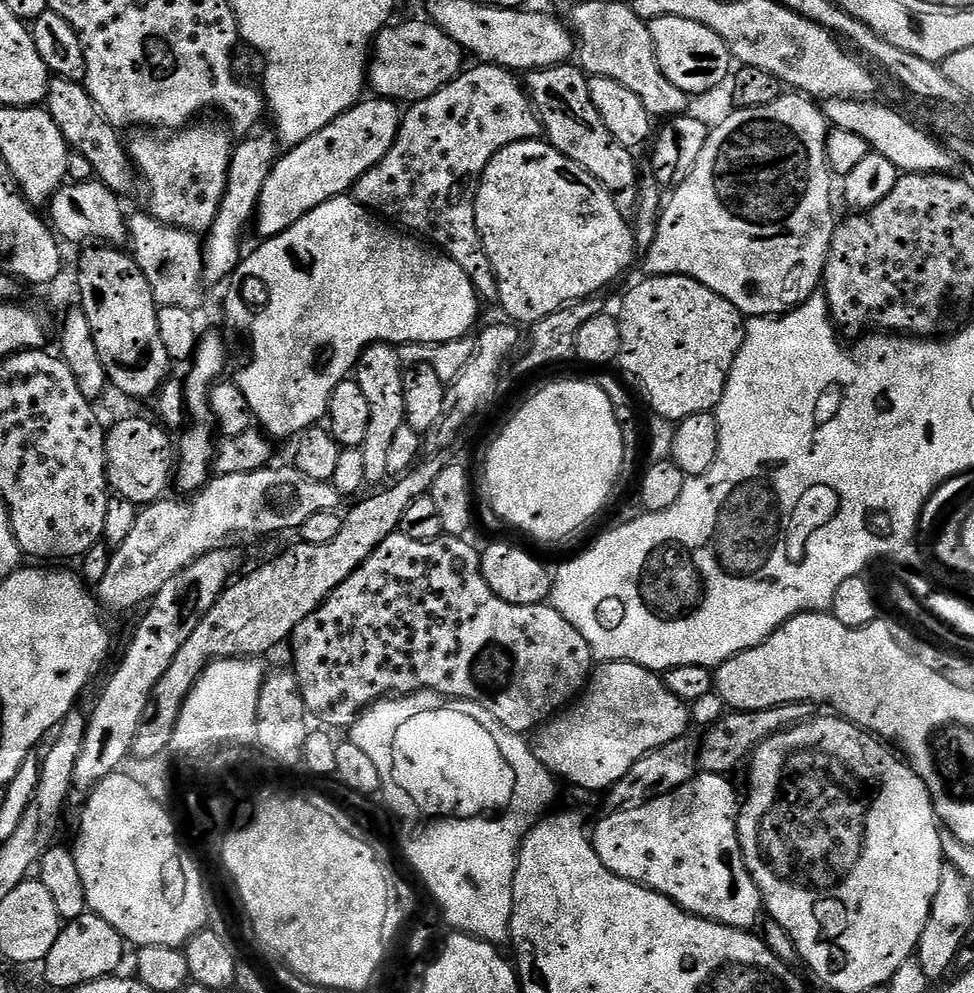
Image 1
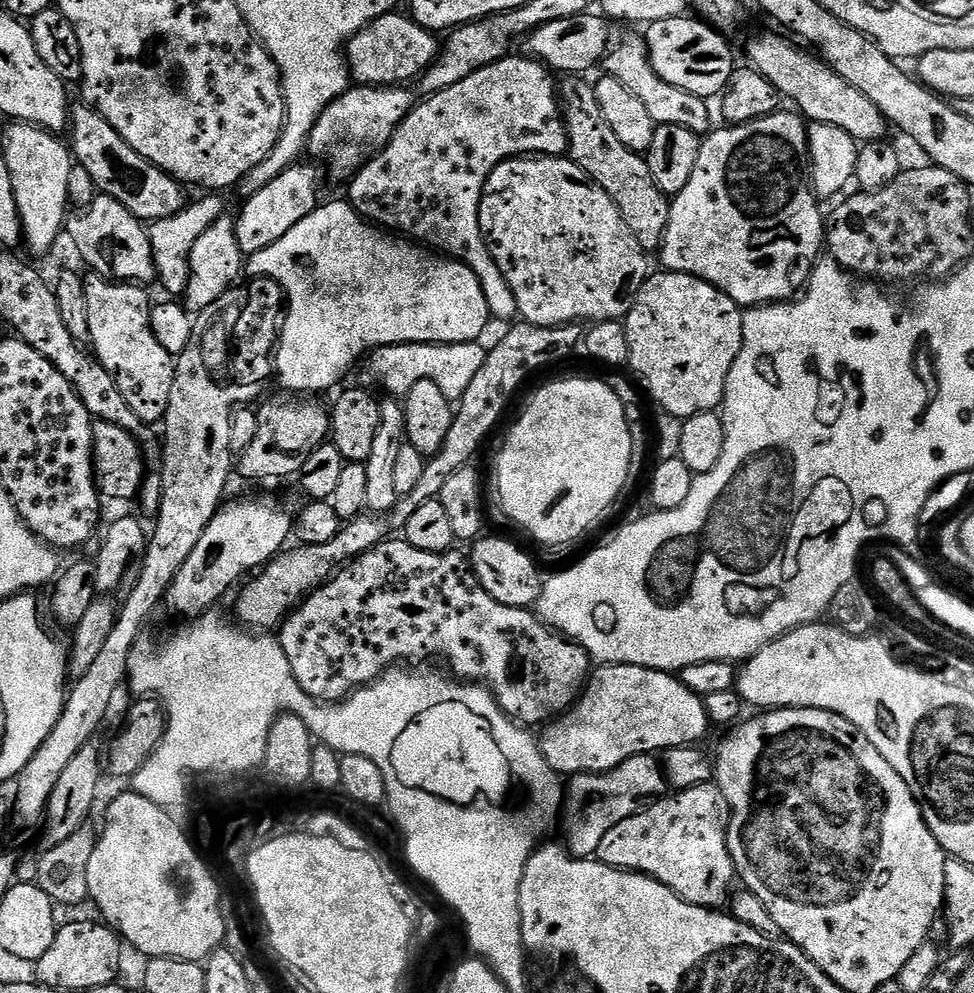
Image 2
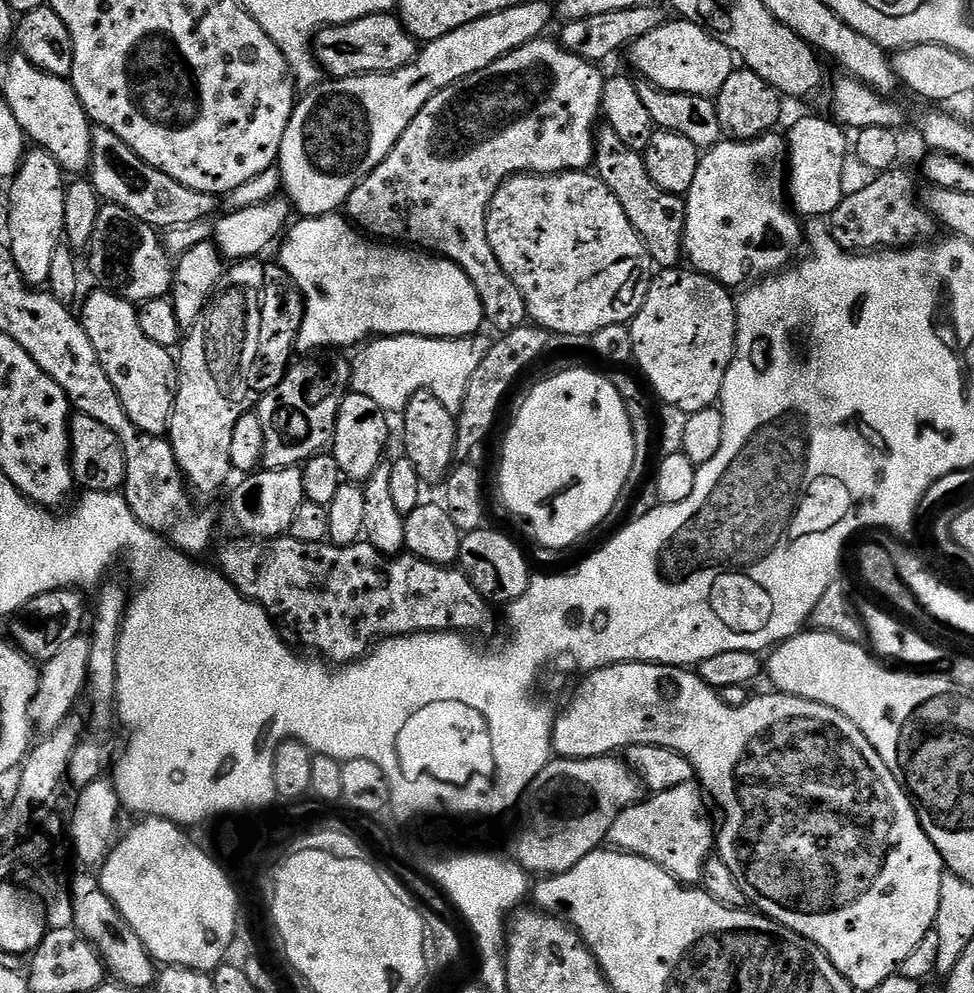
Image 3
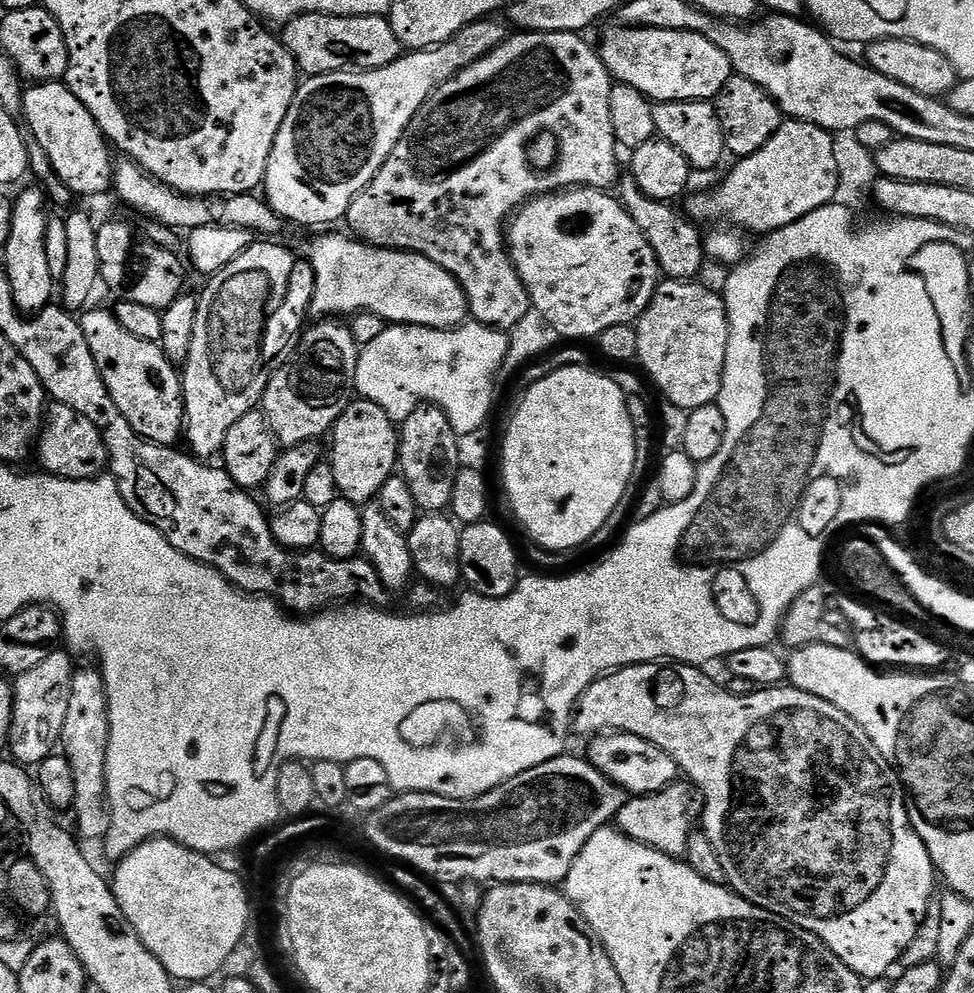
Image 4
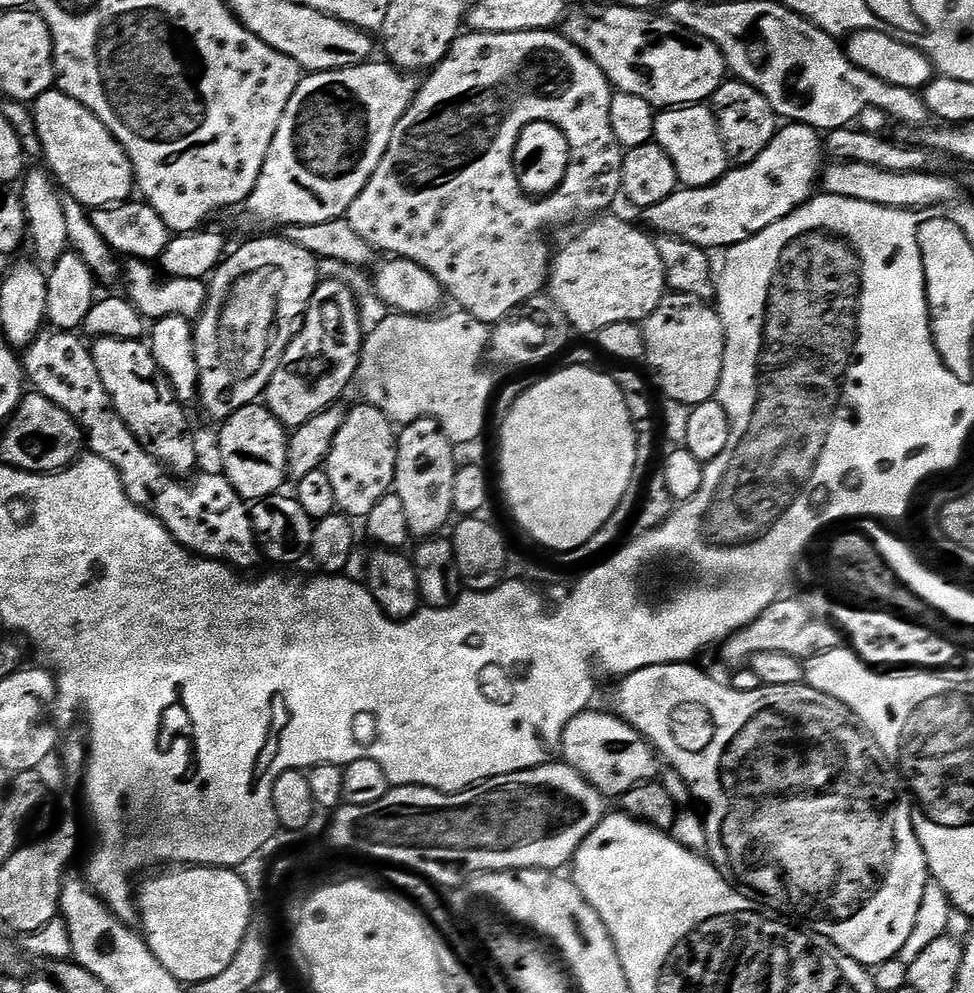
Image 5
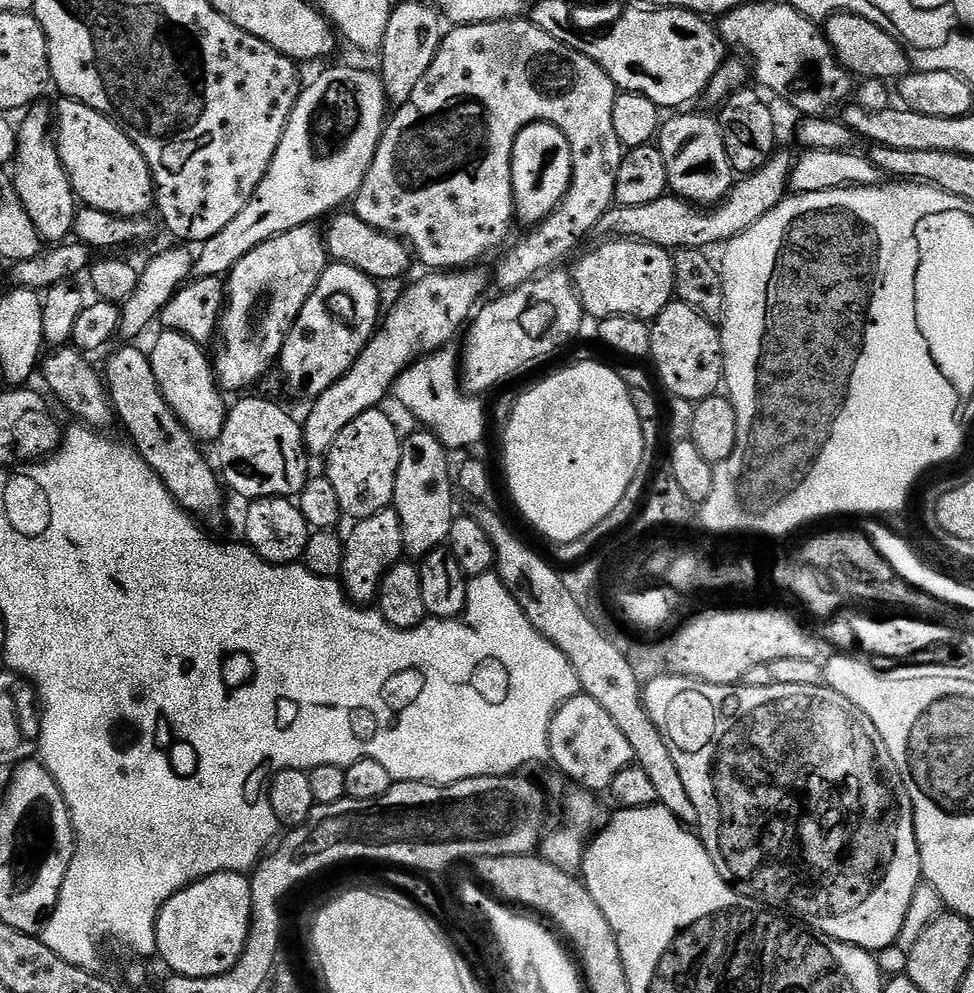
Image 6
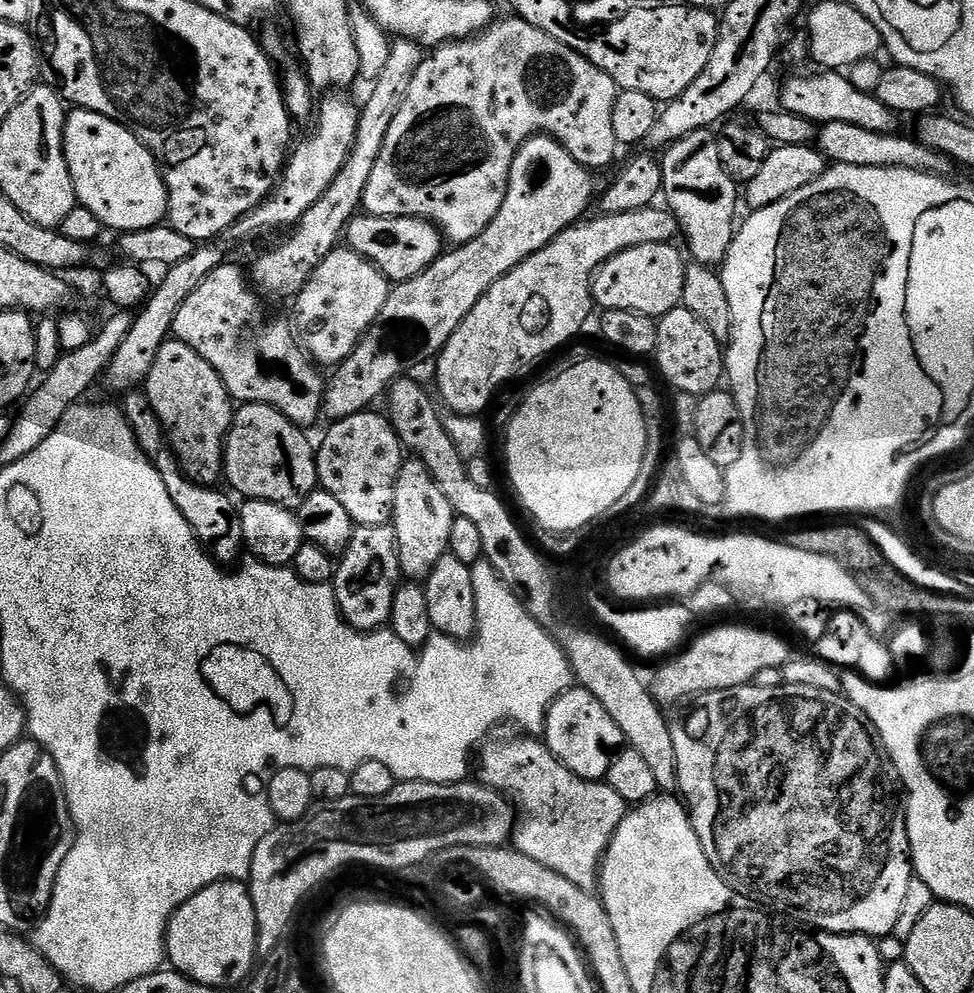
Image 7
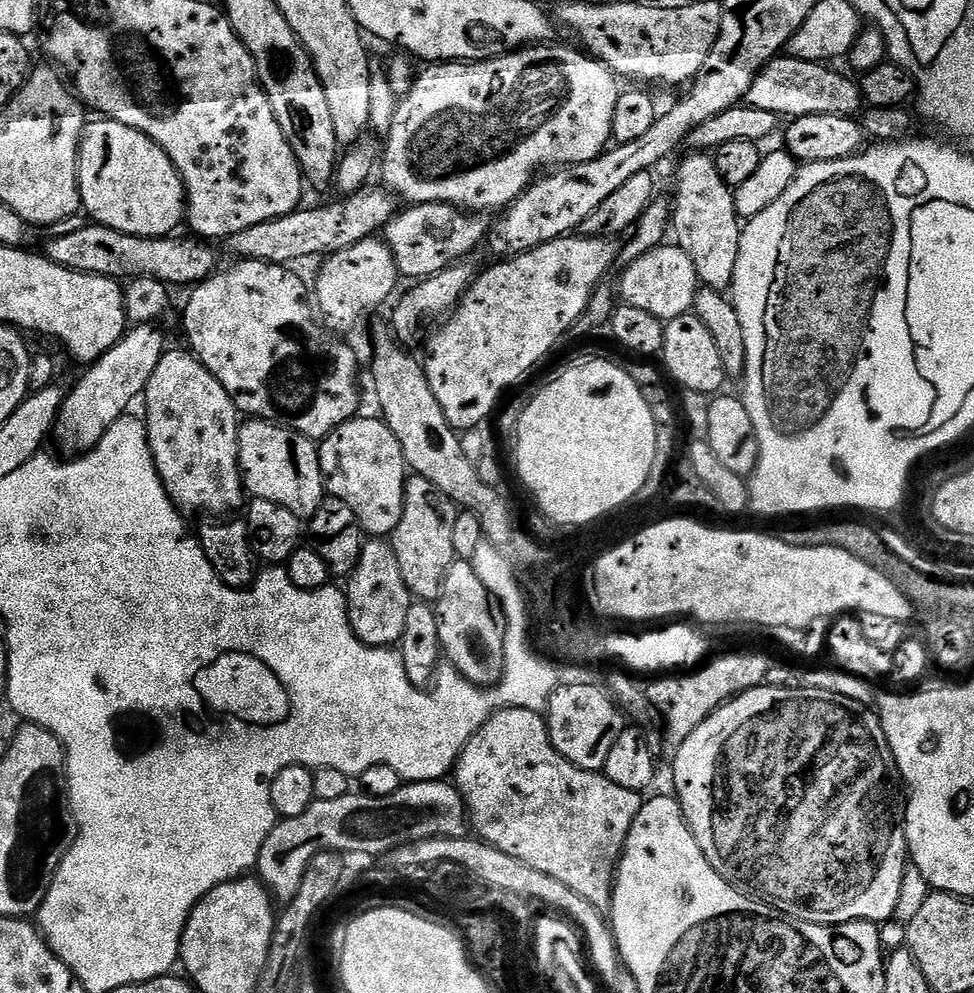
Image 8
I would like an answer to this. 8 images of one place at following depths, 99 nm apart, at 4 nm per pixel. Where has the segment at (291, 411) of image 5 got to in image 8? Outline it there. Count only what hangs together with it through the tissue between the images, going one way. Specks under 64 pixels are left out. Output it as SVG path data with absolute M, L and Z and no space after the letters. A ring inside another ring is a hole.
M380 238L356 242L348 249L329 255L323 262L316 276L316 288L314 284L314 308L319 319L325 325L328 323L336 334L350 331L367 312L374 311L388 299L391 301L396 283L402 280L390 246Z

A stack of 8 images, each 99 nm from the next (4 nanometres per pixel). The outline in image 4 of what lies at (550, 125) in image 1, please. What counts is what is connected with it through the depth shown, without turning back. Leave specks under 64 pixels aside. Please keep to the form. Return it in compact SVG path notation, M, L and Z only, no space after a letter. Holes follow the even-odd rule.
M631 174L625 175L618 184L618 199L634 218L634 226L644 232L654 258L660 263L661 273L670 280L695 281L706 265L704 236L701 229L679 207L671 203L644 196Z

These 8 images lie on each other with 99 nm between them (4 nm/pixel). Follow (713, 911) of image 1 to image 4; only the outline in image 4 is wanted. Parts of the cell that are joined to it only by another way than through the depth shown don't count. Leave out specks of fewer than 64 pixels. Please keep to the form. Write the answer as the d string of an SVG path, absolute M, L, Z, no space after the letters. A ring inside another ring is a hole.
M677 782L657 792L651 792L648 796L625 799L614 824L631 840L637 840L638 843L650 846L667 856L684 858L688 855L688 843L692 833L697 831L701 816L702 804L696 789L691 783Z

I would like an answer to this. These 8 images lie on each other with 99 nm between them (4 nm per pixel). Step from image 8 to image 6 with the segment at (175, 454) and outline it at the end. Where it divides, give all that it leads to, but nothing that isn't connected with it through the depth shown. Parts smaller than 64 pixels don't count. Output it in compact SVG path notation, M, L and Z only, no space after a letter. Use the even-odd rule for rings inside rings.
M167 330L161 331L161 333L161 336L153 342L152 348L150 347L150 359L154 370L154 378L158 382L158 390L162 390L162 398L166 398L170 410L180 419L182 426L197 442L205 442L204 440L215 442L219 440L228 417L229 405L224 404L226 396L216 382L216 371L209 353L207 356L204 353L205 349L190 338L186 338L186 334Z

